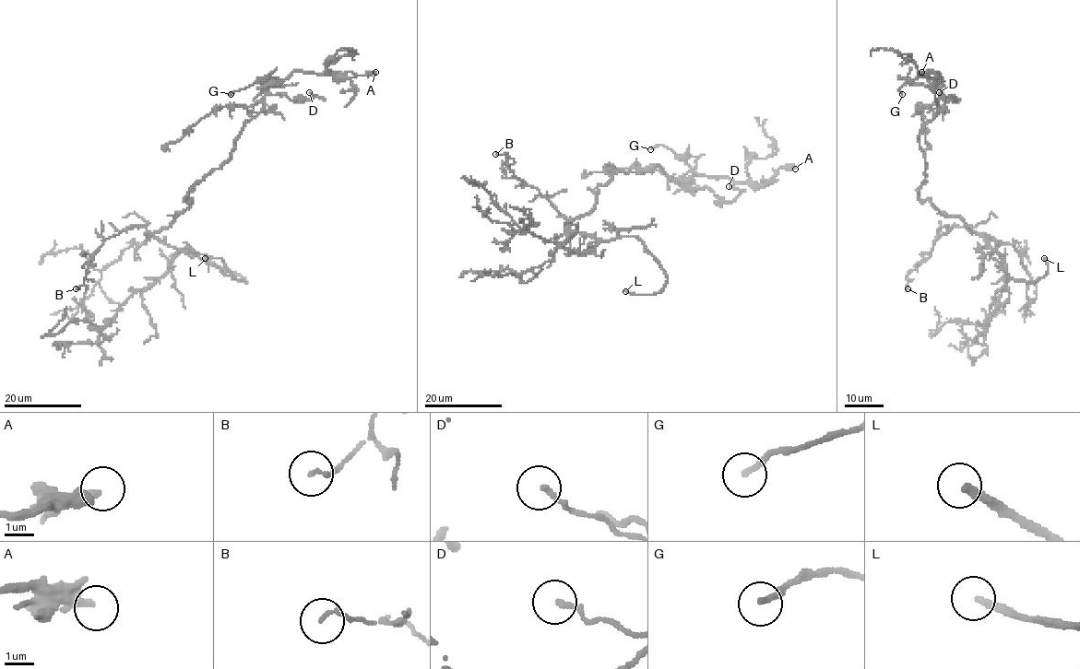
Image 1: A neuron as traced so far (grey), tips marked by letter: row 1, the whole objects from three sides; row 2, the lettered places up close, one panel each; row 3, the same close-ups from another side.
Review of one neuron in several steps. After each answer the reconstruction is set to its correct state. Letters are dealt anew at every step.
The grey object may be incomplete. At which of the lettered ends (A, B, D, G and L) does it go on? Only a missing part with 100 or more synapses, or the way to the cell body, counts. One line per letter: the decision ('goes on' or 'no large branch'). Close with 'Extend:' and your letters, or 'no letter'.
A: no large branch
B: no large branch
D: no large branch
G: no large branch
L: goes on
Extend: L

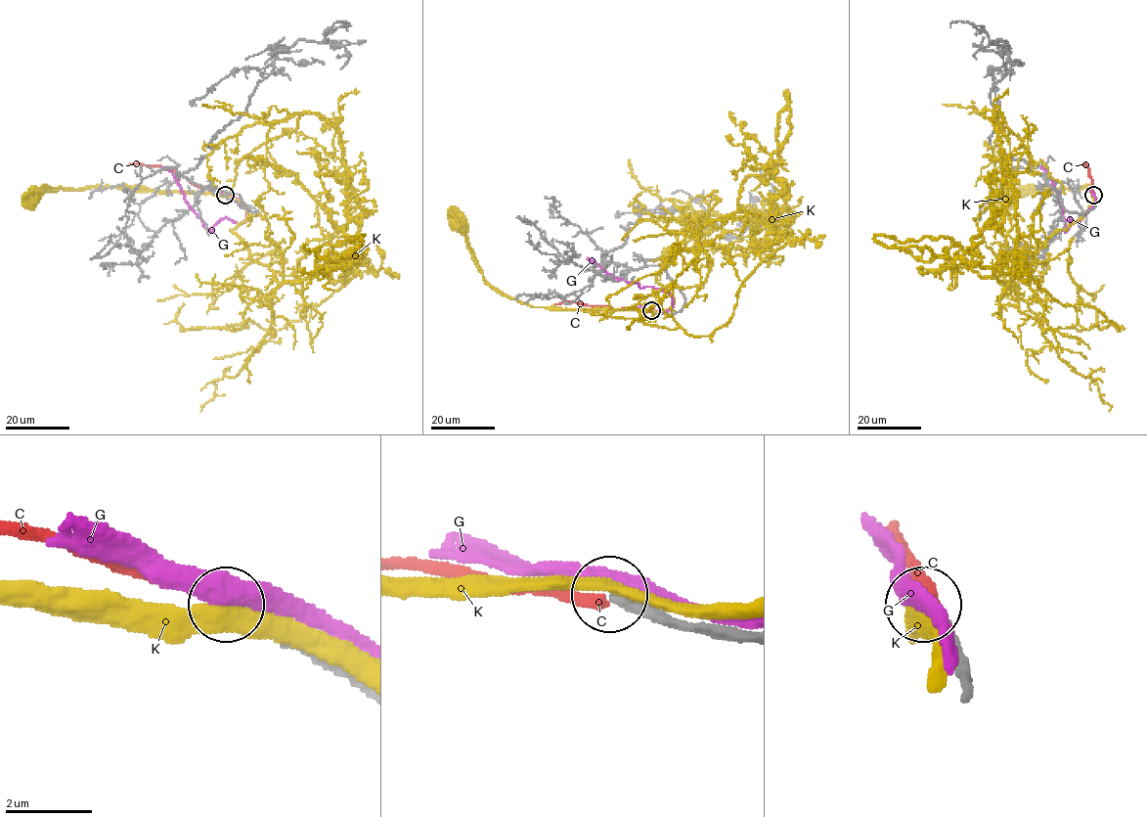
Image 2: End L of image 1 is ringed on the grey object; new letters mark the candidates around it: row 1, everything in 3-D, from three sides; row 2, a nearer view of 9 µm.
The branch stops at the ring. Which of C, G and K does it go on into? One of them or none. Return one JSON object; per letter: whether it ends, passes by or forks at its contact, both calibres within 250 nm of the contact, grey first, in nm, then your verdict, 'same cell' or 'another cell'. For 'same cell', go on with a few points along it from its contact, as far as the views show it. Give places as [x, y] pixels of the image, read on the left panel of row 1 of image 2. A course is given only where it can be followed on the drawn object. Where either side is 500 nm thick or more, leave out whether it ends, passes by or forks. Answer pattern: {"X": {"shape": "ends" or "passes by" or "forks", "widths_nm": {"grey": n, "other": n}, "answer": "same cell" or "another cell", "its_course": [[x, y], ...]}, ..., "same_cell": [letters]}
{"C": {"shape": "ends", "widths_nm": {"grey": 280, "other": 320}, "answer": "another cell"}, "G": {"shape": "passes by", "widths_nm": {"grey": 300, "other": 420}, "answer": "another cell"}, "K": {"shape": "passes by", "widths_nm": {"grey": 380, "other": 360}, "answer": "another cell"}, "same_cell": []}

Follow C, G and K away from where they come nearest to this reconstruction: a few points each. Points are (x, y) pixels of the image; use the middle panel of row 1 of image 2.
C: (651, 310), (613, 310), (568, 301), (554, 304)
G: (651, 310), (665, 312), (673, 305), (673, 297), (653, 287), (640, 288), (638, 283), (618, 280), (586, 257)
K: (653, 310), (534, 307), (519, 302), (485, 282), (466, 231), (460, 225)

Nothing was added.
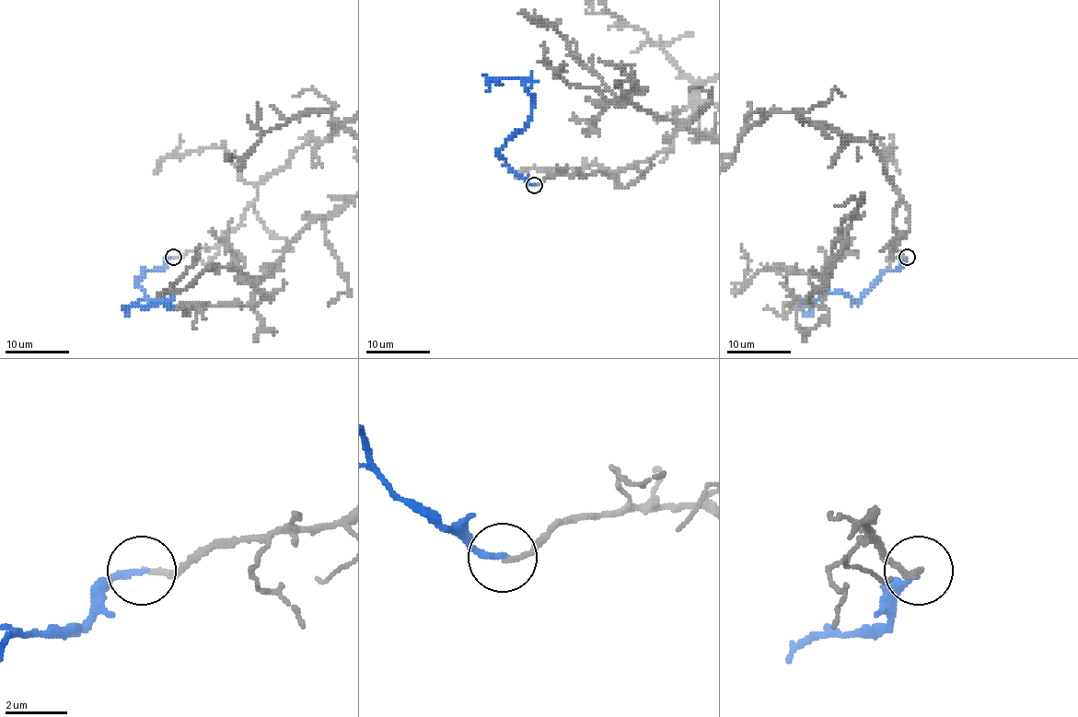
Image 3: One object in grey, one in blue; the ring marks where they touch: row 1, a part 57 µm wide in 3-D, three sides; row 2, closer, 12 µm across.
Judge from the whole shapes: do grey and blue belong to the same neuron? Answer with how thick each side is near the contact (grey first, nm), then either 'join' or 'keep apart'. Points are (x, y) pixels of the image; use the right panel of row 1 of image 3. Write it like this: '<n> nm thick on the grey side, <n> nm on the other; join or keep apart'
170 nm thick on the grey side, 200 nm on the other; join

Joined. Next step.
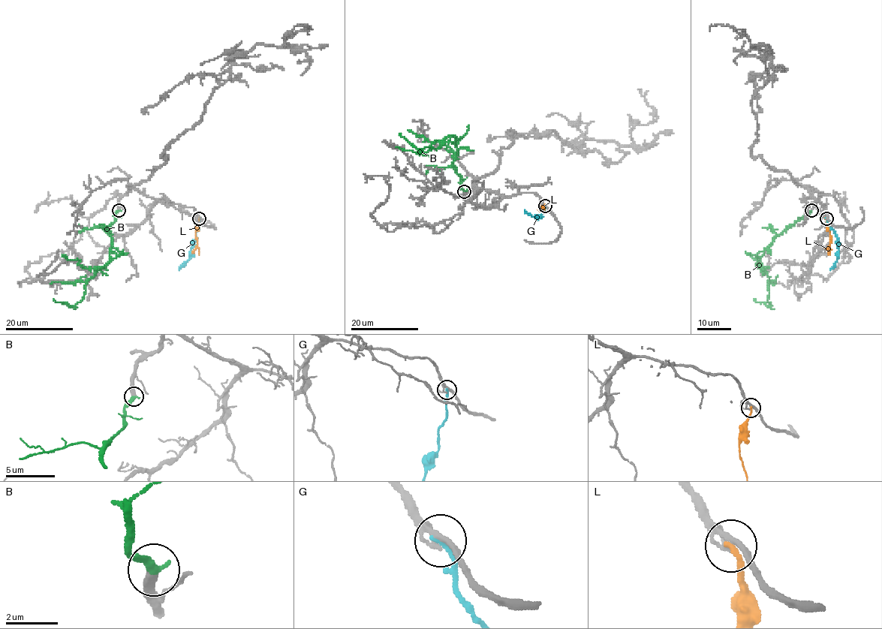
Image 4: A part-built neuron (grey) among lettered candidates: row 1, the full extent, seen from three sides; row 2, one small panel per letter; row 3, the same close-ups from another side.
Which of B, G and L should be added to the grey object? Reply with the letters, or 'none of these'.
B

